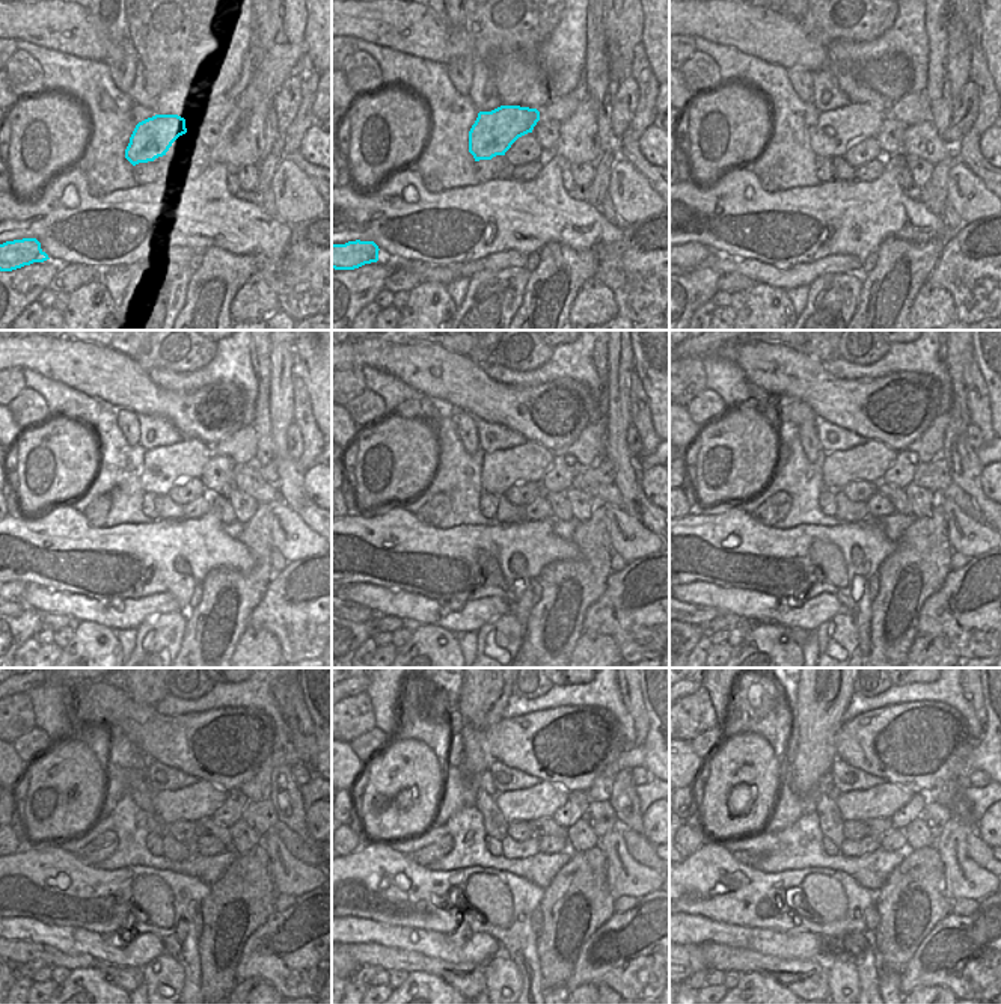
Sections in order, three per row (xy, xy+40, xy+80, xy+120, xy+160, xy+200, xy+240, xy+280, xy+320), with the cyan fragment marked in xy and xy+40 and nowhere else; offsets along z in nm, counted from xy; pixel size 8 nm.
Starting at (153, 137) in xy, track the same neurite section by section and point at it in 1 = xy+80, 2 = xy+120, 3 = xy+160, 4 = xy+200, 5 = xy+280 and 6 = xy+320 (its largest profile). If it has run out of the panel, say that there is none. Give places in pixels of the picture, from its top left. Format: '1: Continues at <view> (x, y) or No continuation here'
1: Continues at xy+80 (835, 131)
2: Continues at xy+120 (165, 466)
3: Continues at xy+160 (526, 463)
4: Continues at xy+200 (869, 462)
5: Continues at xy+280 (541, 801)
6: Continues at xy+320 (882, 801)

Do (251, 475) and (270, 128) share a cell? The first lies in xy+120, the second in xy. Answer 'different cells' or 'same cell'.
different cells

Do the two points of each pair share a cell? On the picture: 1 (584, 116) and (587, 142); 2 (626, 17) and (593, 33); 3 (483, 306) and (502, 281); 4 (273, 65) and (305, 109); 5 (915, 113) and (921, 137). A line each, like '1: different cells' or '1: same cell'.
1: same cell
2: different cells
3: same cell
4: different cells
5: different cells

